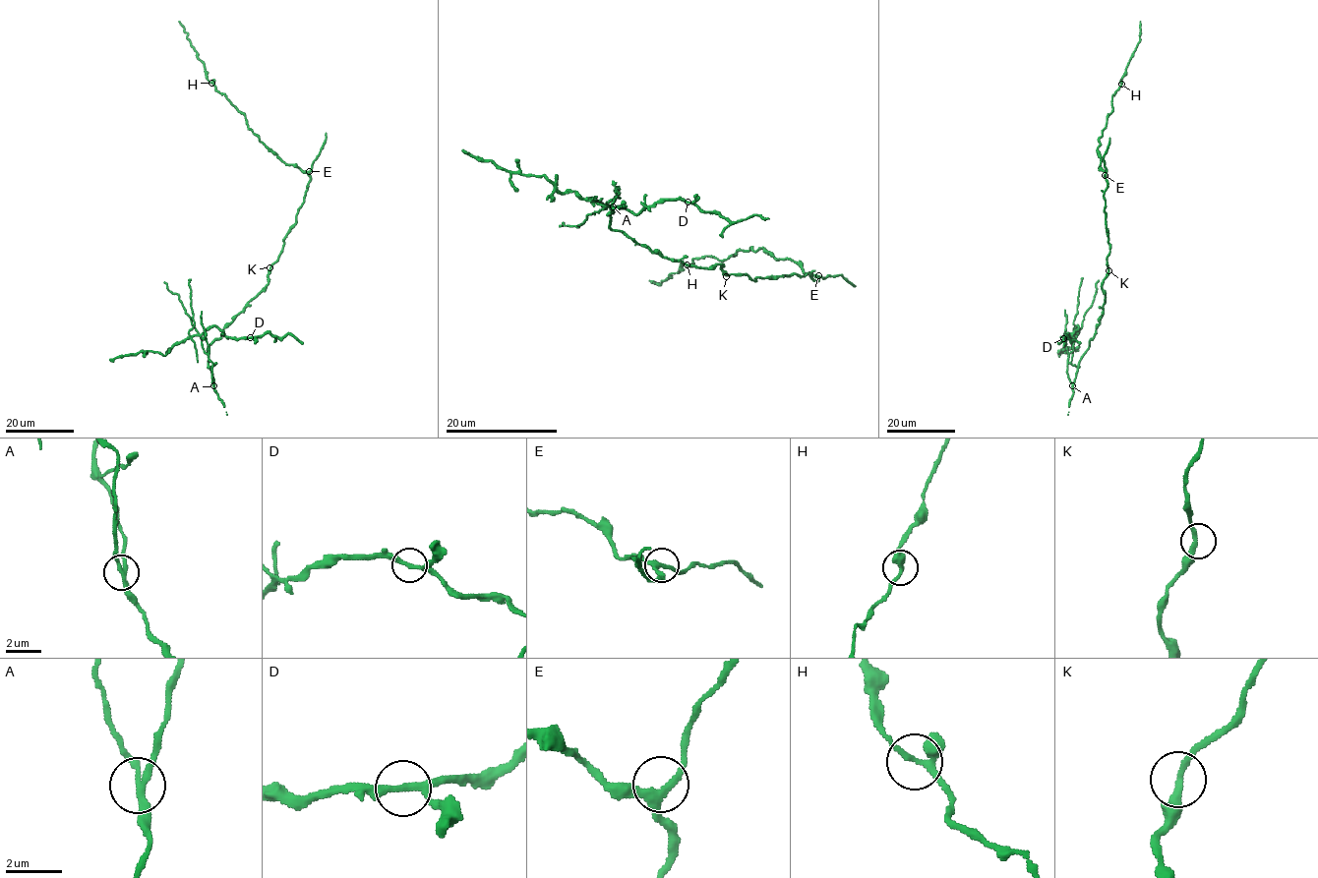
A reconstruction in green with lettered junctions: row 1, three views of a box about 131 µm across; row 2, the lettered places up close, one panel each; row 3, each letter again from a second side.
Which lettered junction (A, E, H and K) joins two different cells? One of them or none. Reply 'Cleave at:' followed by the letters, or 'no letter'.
Cleave at: A

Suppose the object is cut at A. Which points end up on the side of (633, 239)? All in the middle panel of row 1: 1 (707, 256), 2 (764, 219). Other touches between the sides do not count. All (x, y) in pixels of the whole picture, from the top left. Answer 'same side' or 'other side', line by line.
1: same side
2: other side

